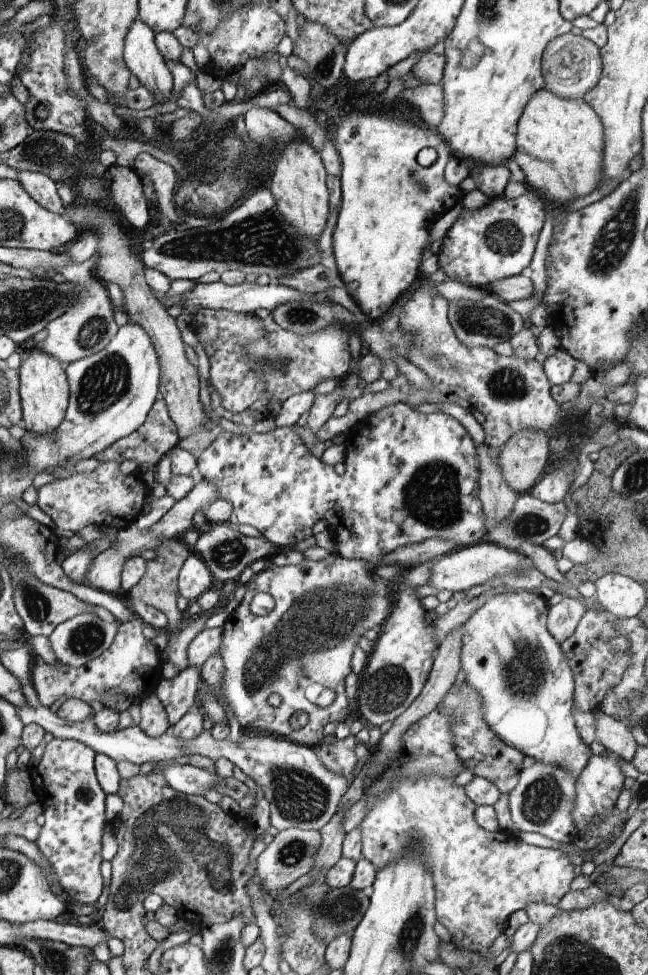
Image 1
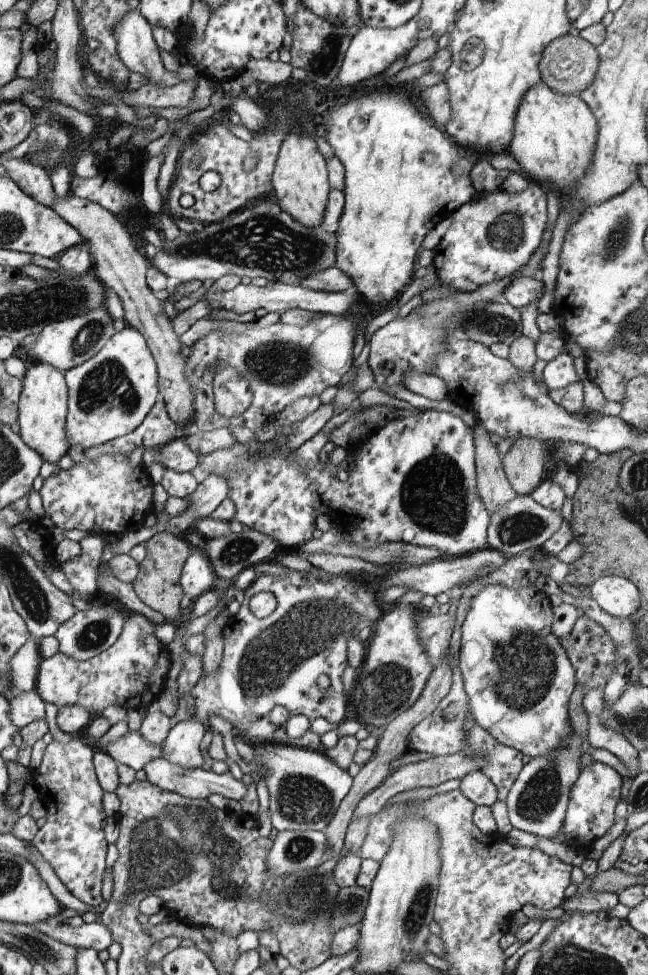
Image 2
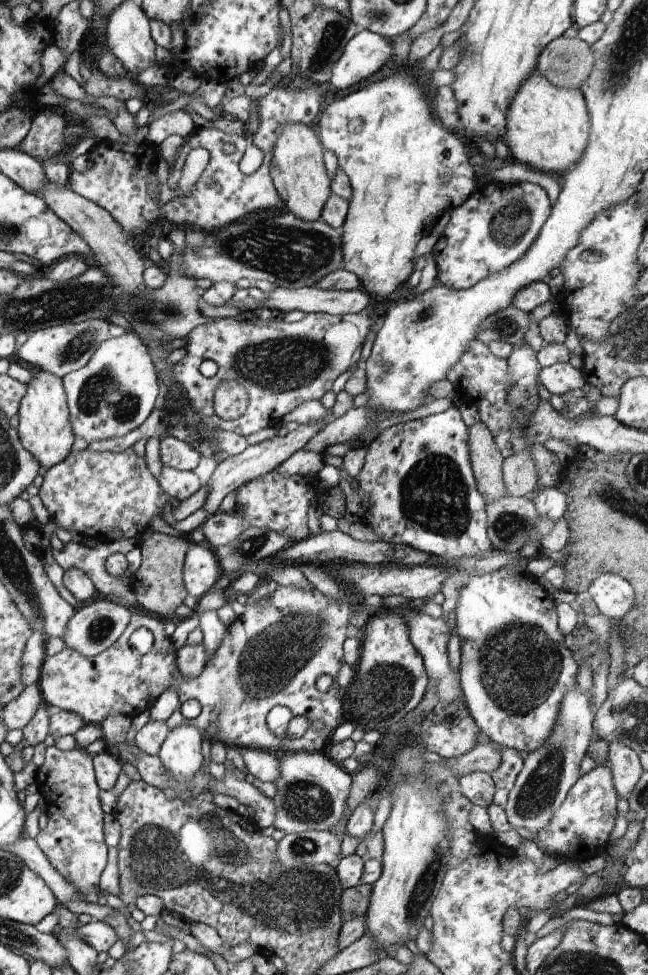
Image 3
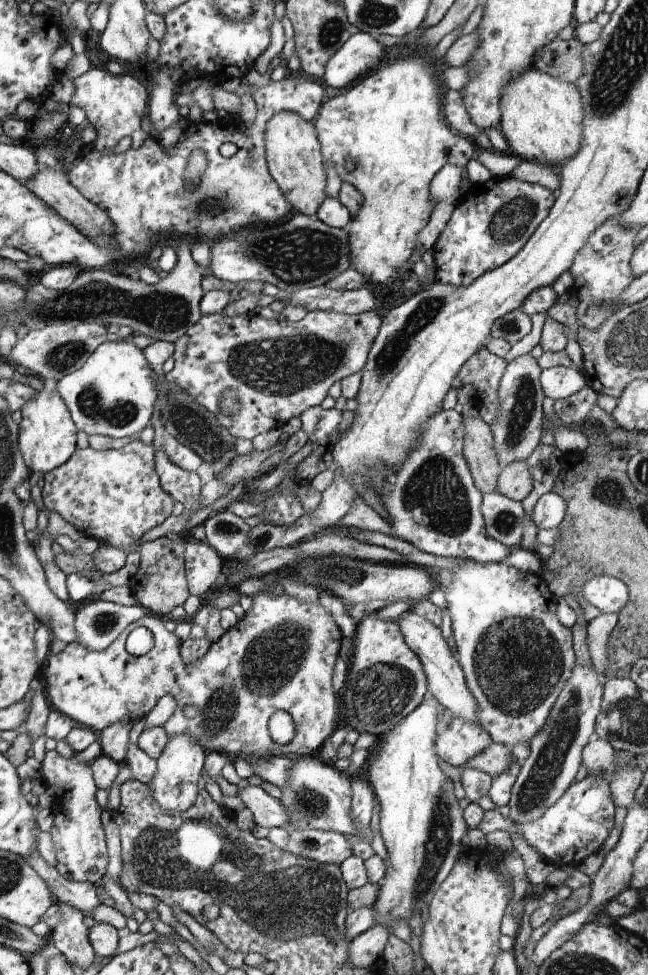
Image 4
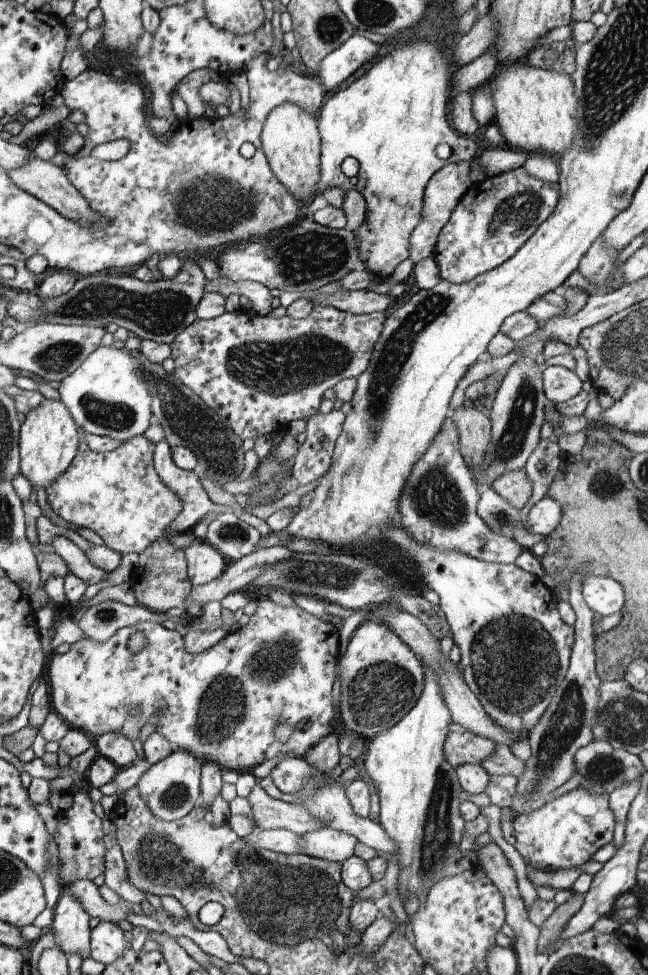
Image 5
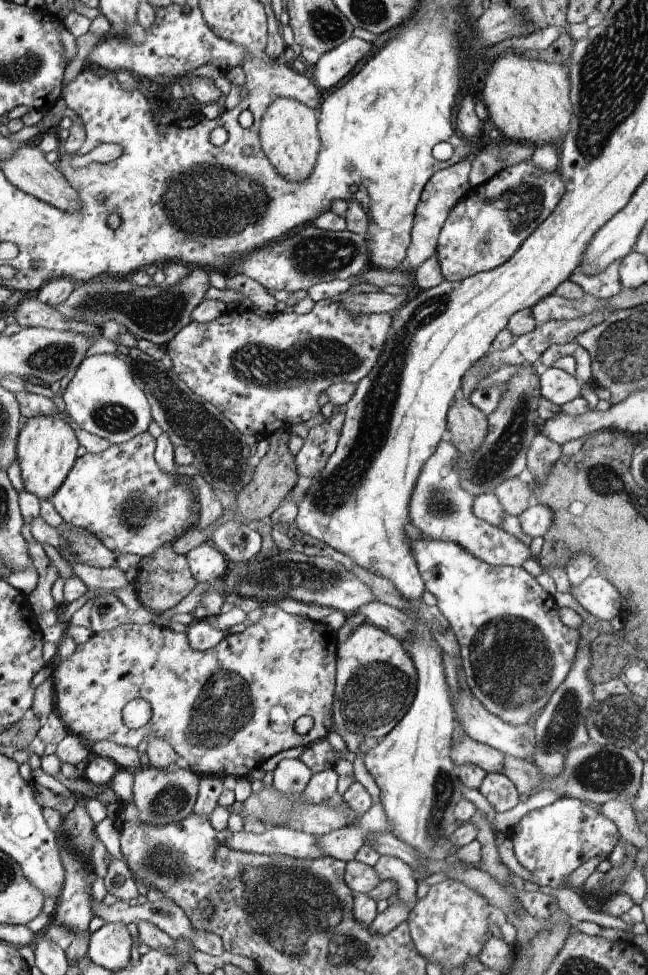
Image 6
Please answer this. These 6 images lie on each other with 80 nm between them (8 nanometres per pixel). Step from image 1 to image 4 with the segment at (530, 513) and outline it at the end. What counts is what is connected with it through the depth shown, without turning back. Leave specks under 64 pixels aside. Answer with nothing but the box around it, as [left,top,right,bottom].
[480,492,535,550]

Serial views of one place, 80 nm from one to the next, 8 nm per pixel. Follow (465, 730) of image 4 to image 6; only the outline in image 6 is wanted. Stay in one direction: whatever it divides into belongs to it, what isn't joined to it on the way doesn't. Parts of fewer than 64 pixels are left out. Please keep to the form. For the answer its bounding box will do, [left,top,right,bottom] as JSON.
[451,735,504,774]

